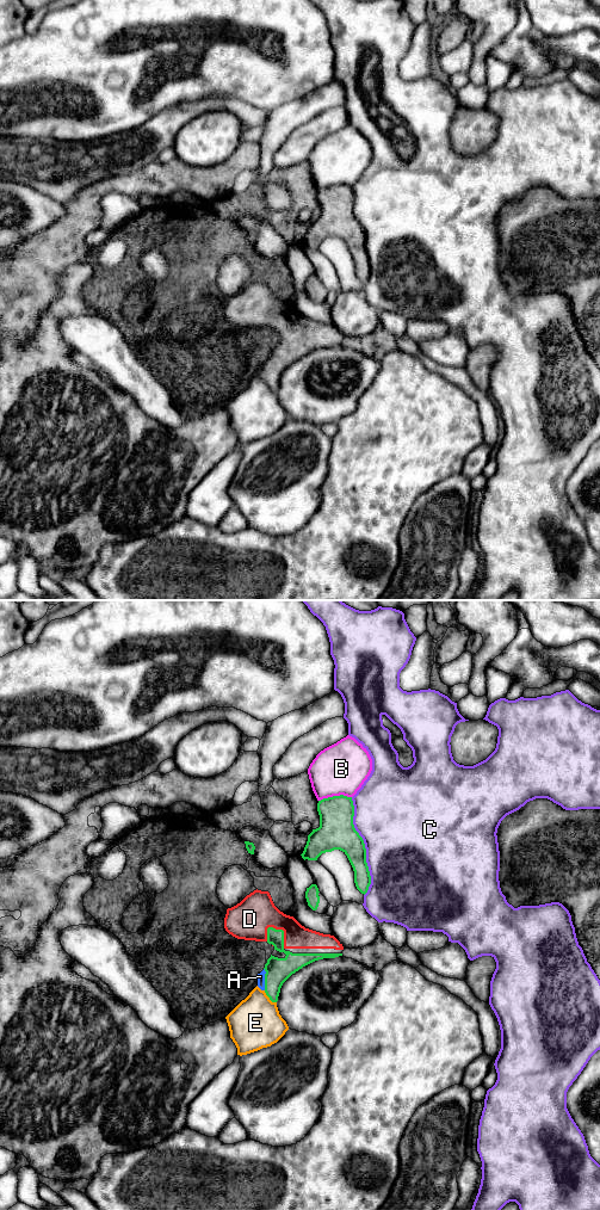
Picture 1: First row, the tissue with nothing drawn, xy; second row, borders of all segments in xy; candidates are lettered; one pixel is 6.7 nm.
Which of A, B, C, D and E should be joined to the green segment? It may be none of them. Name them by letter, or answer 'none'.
A, D

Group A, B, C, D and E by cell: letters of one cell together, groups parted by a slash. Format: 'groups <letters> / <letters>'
groups A D / B / C / E

